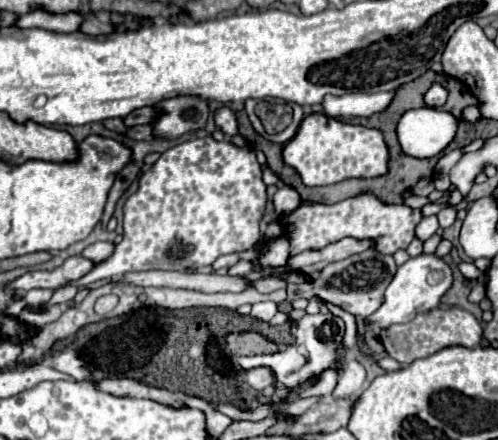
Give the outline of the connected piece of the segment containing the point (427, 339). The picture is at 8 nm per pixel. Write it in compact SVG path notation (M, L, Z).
M436 308L426 314L418 314L412 322L390 326L388 330L380 332L380 340L386 348L386 352L398 360L402 366L412 364L414 360L428 358L436 354L442 348L448 346L464 346L464 348L476 348L482 340L482 326L480 322L462 308Z

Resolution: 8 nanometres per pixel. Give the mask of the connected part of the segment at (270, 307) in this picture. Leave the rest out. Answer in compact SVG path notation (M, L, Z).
M258 302L258 304L252 306L250 316L258 318L258 320L264 320L264 322L270 322L276 312L278 312L278 306L274 302Z

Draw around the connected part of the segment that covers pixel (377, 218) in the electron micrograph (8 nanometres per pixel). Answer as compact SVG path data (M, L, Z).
M360 194L356 198L348 198L344 202L332 206L306 206L300 204L292 214L280 218L282 226L290 234L292 252L300 254L300 250L312 246L326 246L328 242L336 242L340 238L376 238L376 250L382 254L394 254L400 248L408 248L414 240L414 228L420 222L422 212L408 208L404 204L384 204L374 194Z

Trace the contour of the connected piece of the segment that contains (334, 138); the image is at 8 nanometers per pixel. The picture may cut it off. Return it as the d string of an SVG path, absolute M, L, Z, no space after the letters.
M310 114L302 120L296 136L284 148L284 162L302 176L306 186L328 186L348 178L374 178L388 172L388 148L380 130L354 126Z

